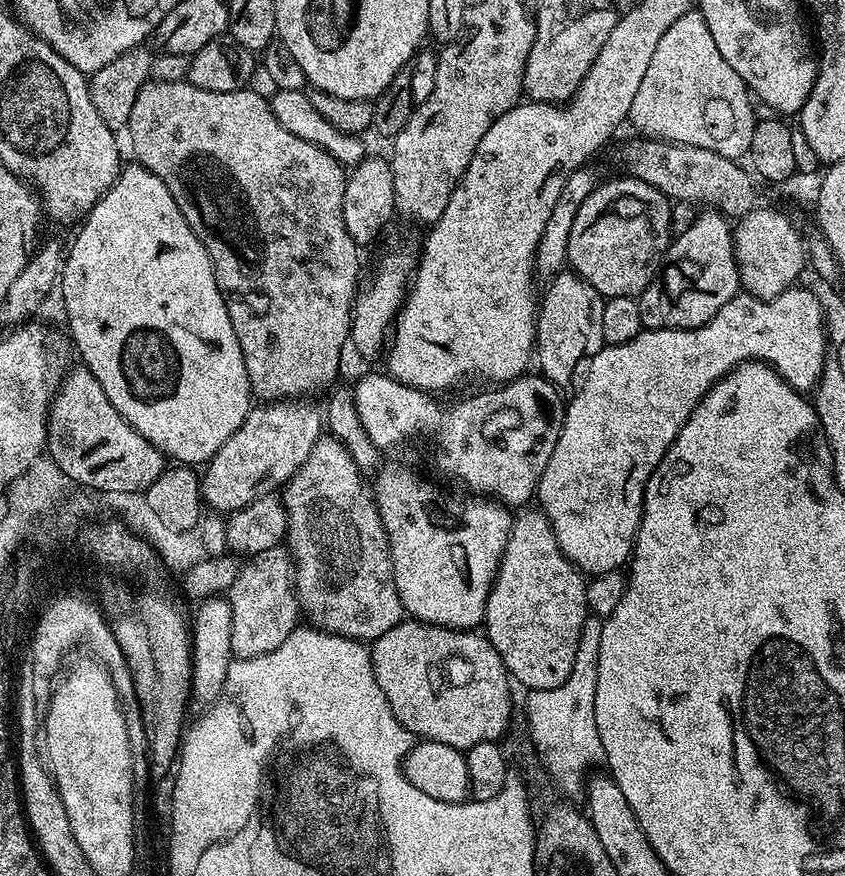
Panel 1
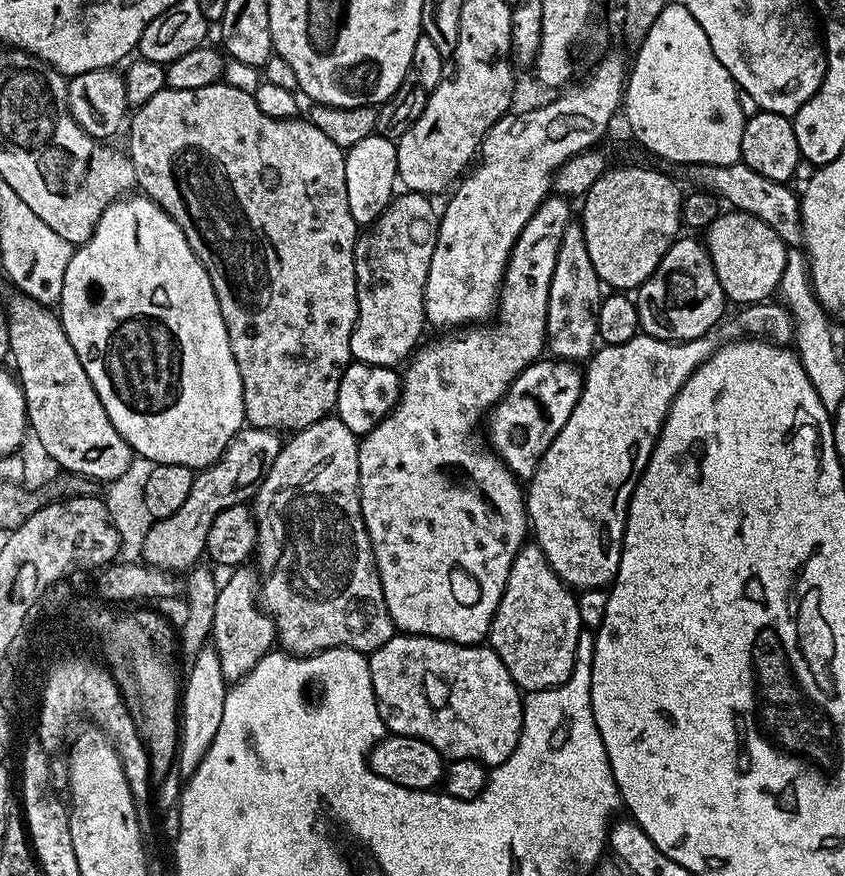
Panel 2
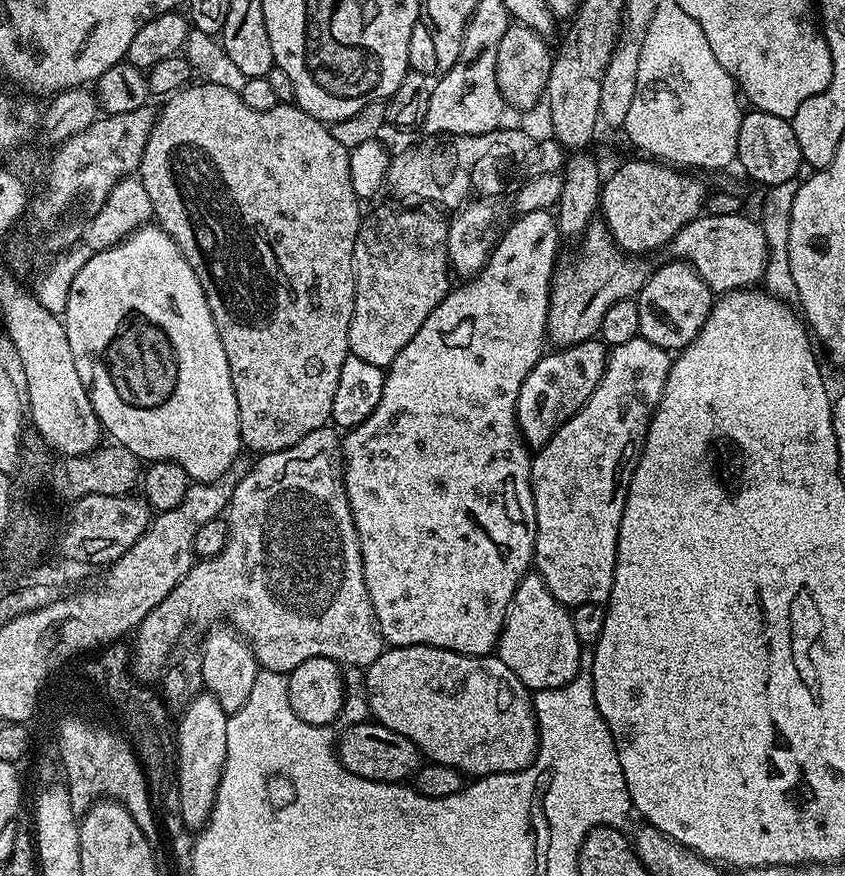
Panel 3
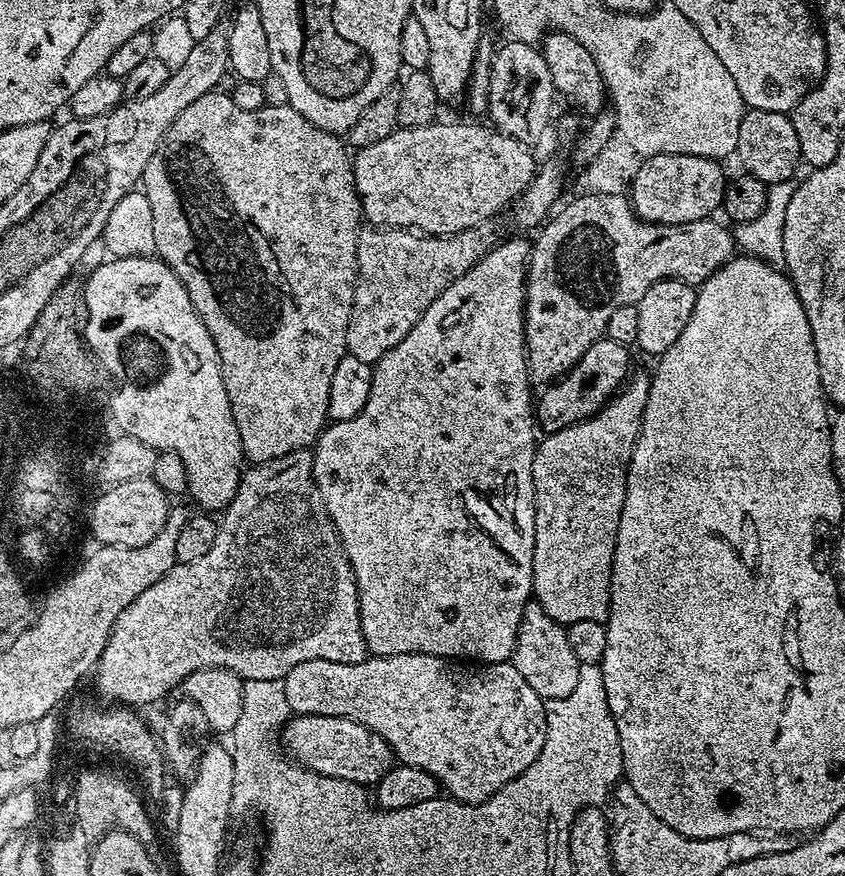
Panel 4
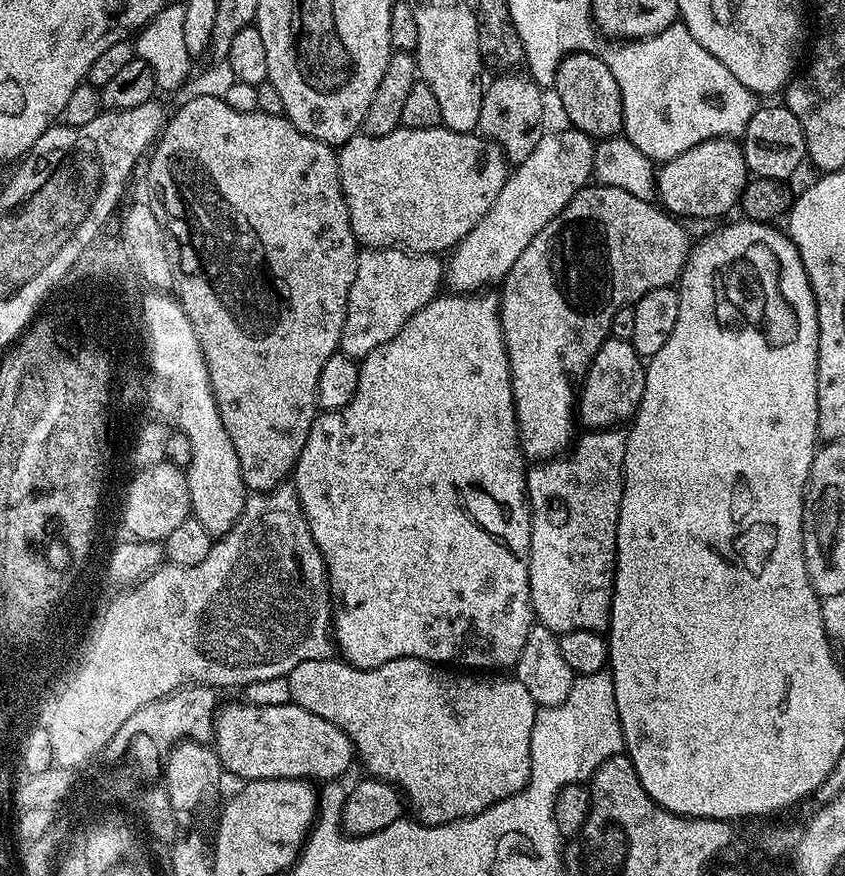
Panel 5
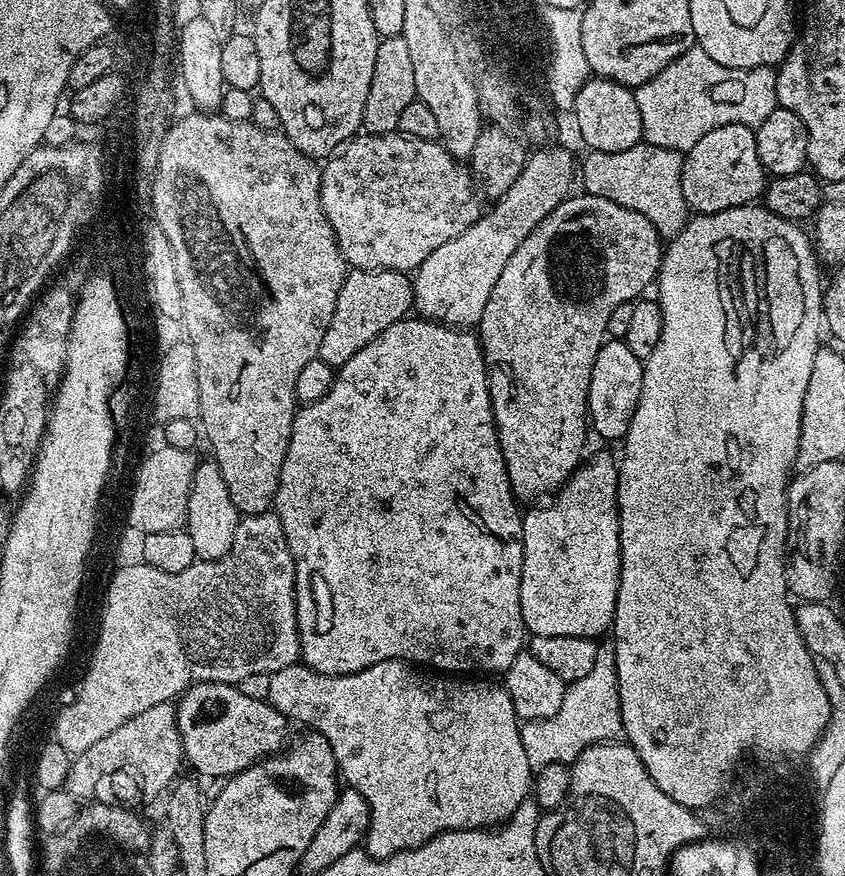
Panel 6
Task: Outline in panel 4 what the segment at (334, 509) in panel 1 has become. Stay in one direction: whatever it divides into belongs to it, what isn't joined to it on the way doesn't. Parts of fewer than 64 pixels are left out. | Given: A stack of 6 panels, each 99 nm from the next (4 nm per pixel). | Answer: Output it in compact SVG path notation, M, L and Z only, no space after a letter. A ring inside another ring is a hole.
M303 448L297 452L286 454L282 458L274 458L265 464L249 467L241 475L240 485L234 498L228 507L223 509L222 515L219 517L214 546L210 546L209 552L203 558L185 564L178 562L165 576L158 578L158 582L154 582L154 586L150 586L150 590L144 590L132 605L122 612L102 650L100 661L96 663L94 677L96 676L97 690L108 699L105 701L115 702L120 706L140 706L136 704L152 704L155 700L162 699L171 688L173 690L179 689L183 680L198 670L225 668L238 674L245 682L249 680L283 681L284 676L290 674L290 670L294 670L294 666L300 665L301 662L325 660L326 662L357 664L367 660L369 655L362 634L360 607L358 606L358 594L356 593L352 567L340 544L340 536L336 533L336 527L328 517L328 511L320 497L320 491L316 489L316 479L312 473L312 452Z

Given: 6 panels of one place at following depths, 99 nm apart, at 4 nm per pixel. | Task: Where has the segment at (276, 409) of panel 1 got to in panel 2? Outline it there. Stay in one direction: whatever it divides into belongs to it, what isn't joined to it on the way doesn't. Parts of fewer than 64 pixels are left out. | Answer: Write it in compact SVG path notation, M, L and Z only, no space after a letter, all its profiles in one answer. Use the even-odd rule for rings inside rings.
M241 428L216 463L199 469L193 475L190 498L186 498L182 510L178 510L178 514L172 514L170 518L162 518L153 523L146 534L143 559L149 565L168 569L175 574L195 569L205 555L206 538L210 534L210 526L214 526L214 518L218 518L222 510L230 510L230 506L243 504L249 499L253 489L274 466L281 447L281 437L268 428Z

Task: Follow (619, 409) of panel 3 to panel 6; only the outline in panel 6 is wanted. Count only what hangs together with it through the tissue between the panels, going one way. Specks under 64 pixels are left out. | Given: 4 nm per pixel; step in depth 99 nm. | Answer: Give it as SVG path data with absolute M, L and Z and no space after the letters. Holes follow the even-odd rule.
M600 452L590 460L581 463L569 476L551 497L552 504L529 507L532 509L529 512L527 509L522 516L524 549L520 605L524 627L532 636L600 638L603 632L611 629L616 616L616 595L620 585L620 509L616 506L616 497L620 491L620 470L615 455Z

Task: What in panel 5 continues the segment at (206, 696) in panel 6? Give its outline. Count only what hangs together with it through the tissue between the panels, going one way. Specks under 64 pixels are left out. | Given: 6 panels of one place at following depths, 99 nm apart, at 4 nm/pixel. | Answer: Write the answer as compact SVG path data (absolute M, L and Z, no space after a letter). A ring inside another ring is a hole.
M228 704L214 717L214 749L220 758L221 769L232 776L249 780L306 780L309 782L336 782L340 775L354 764L354 749L350 738L326 718L310 714L302 706L293 704Z

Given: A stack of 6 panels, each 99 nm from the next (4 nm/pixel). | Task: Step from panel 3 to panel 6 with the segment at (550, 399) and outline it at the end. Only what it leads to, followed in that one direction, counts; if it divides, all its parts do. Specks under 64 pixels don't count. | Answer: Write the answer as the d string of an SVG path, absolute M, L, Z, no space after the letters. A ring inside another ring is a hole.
M605 339L604 344L598 350L598 358L594 358L594 370L590 378L590 390L588 391L588 419L593 433L596 432L604 440L623 441L624 435L630 430L630 422L634 418L634 410L638 410L638 398L642 394L642 382L644 381L644 361L639 360L626 346L623 340Z

